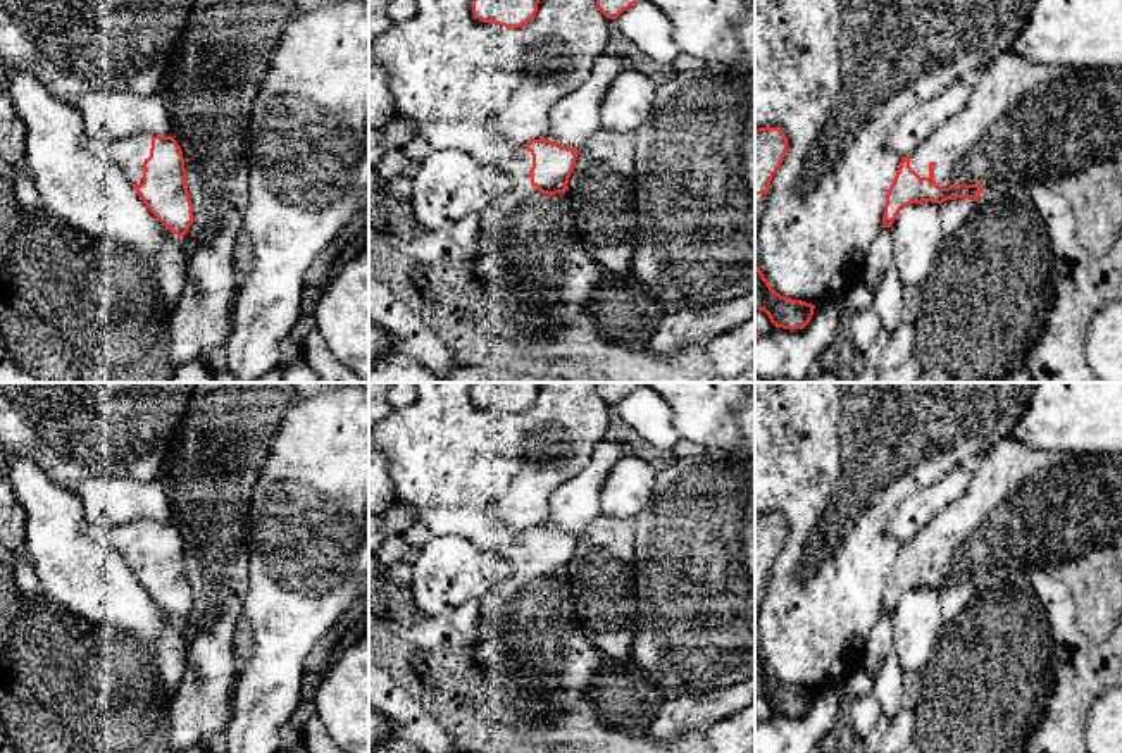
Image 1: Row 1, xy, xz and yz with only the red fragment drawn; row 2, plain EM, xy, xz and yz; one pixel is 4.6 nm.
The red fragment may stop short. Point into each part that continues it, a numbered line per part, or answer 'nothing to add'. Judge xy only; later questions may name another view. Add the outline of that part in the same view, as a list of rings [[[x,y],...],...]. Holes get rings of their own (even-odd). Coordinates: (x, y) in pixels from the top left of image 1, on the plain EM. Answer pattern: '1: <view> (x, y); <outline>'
1: xy (130, 538); [[[138,520],[117,526],[110,531],[110,541],[124,555],[133,570],[143,569],[143,548],[150,543],[152,522]]]

